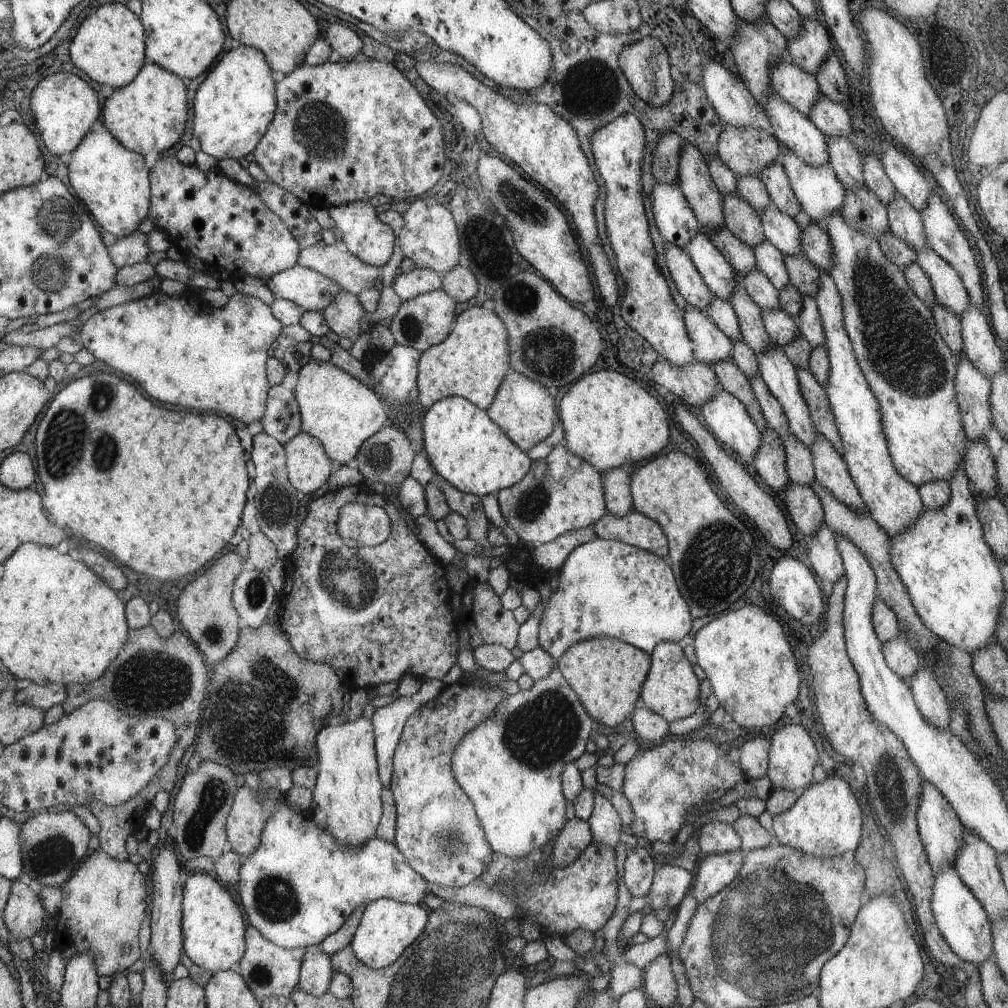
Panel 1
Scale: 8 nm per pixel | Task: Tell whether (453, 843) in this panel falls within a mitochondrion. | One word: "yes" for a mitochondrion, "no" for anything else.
yes

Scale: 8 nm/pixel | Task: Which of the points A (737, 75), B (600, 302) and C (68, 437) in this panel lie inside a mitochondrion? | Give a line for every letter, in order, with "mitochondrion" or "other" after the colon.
A: other
B: other
C: mitochondrion

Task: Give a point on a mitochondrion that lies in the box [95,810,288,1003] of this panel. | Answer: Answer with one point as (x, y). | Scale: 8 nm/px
(260, 974)

